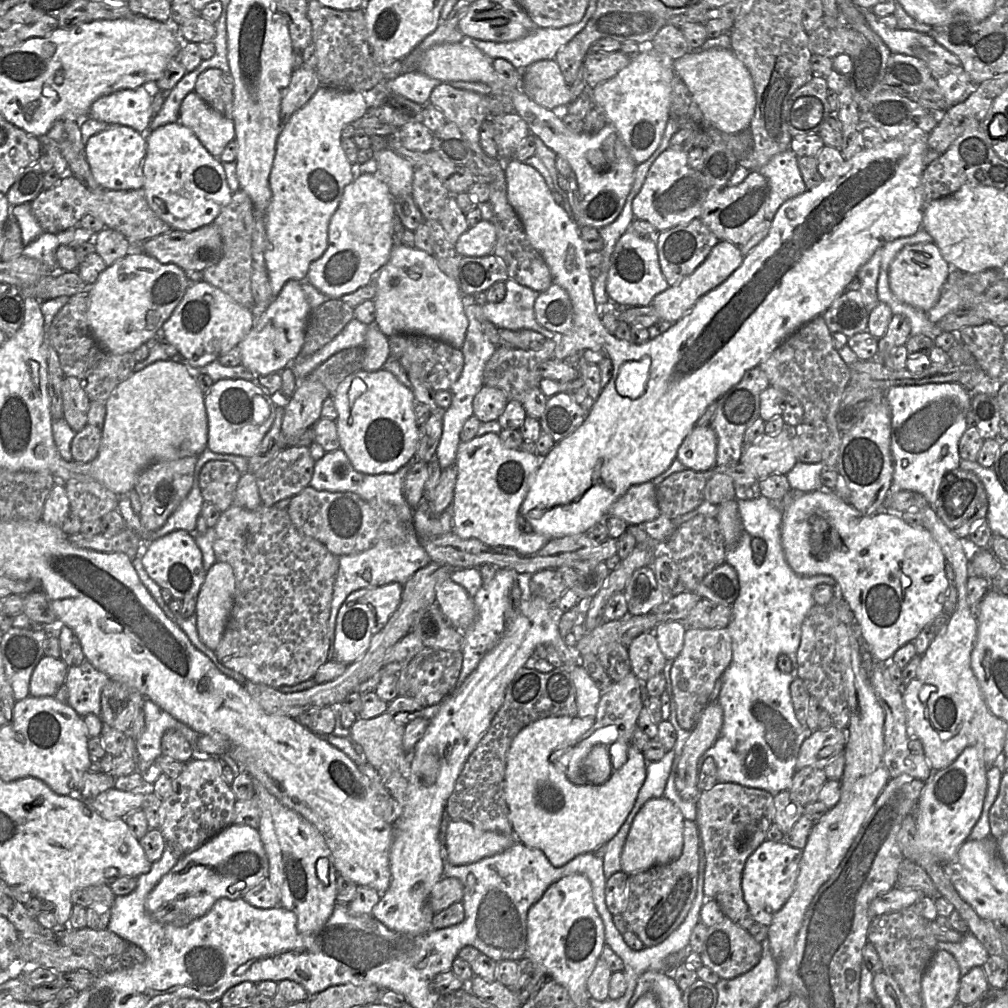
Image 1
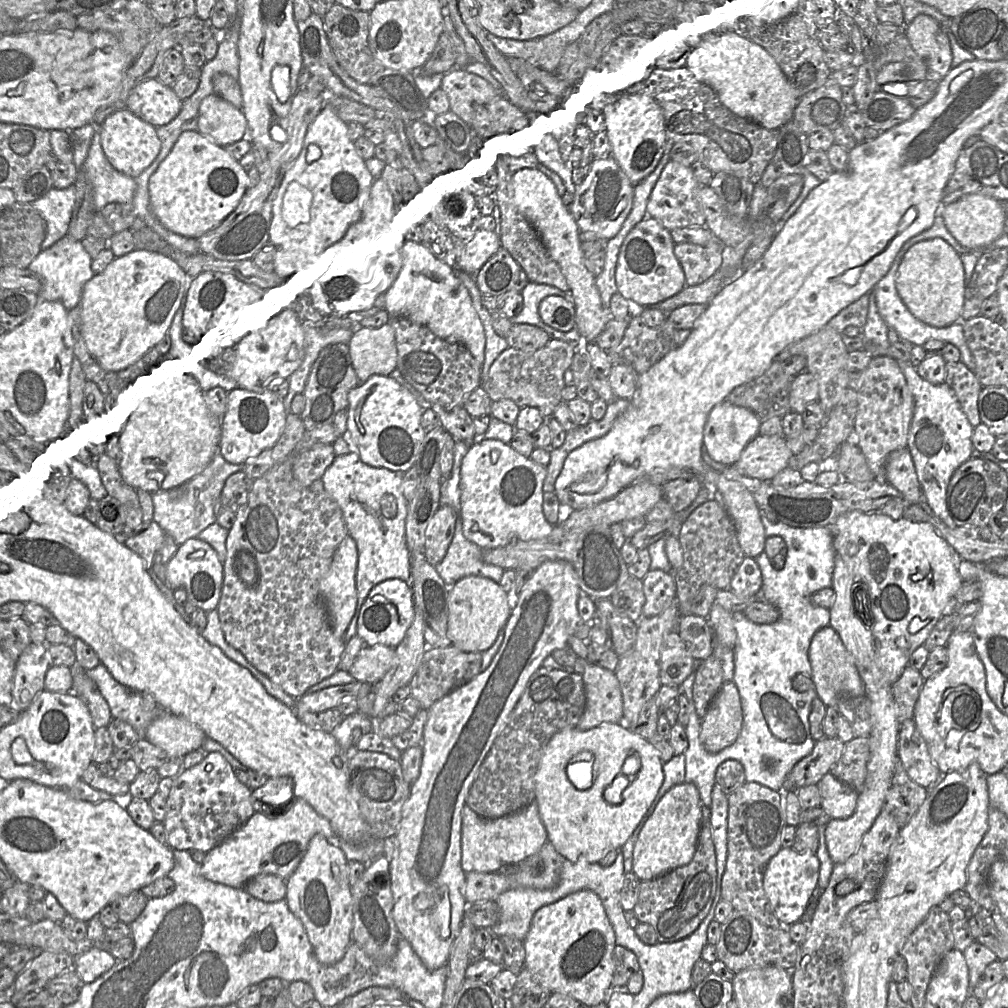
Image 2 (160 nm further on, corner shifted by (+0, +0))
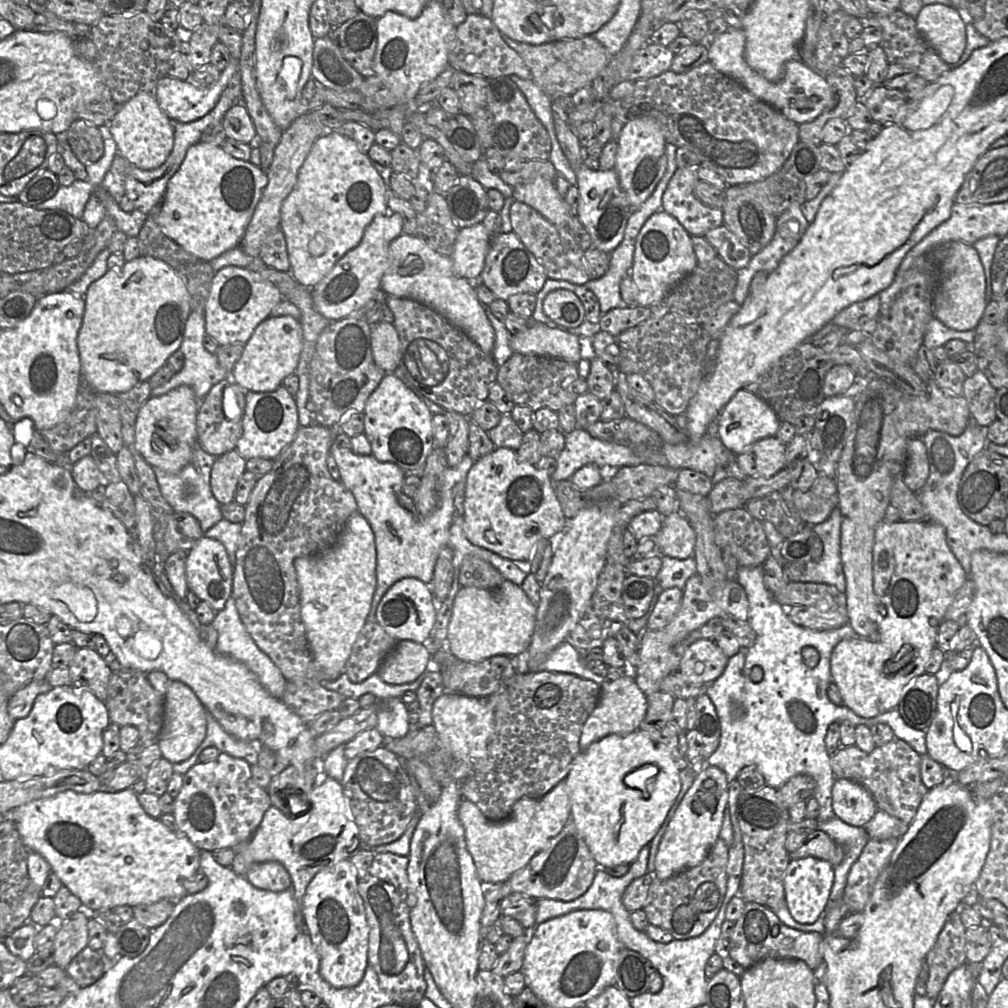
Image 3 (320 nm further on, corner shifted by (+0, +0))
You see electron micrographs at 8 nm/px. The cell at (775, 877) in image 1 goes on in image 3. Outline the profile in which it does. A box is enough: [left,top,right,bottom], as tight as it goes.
[784,857,834,924]

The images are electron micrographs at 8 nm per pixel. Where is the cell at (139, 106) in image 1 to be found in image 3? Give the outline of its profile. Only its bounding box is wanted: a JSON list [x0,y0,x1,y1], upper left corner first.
[155,59,239,122]

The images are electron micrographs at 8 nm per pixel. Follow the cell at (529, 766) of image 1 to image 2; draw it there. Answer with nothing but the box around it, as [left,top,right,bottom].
[535,723,664,863]

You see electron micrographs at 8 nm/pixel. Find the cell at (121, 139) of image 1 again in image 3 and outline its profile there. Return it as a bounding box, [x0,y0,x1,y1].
[108,92,178,170]

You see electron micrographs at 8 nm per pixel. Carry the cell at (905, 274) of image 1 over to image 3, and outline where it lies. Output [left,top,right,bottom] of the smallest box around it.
[933,241,987,331]

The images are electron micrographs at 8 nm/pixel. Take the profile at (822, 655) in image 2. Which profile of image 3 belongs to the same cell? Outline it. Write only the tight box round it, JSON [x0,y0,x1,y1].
[830,519,967,718]

